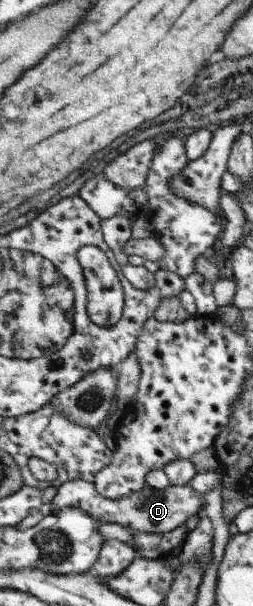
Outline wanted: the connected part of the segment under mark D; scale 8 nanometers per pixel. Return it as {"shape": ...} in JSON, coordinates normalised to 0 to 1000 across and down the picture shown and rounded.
{"shape":[[[285,792],[245,799],[182,843],[206,847],[253,838],[324,838],[352,843],[364,853],[403,861],[443,861],[506,868],[534,876],[573,880],[668,880],[731,863],[743,853],[787,850],[810,822],[798,822],[755,795],[735,799],[672,799],[648,807],[569,802],[561,809],[522,812],[482,822],[443,823],[395,817],[356,795]]]}

